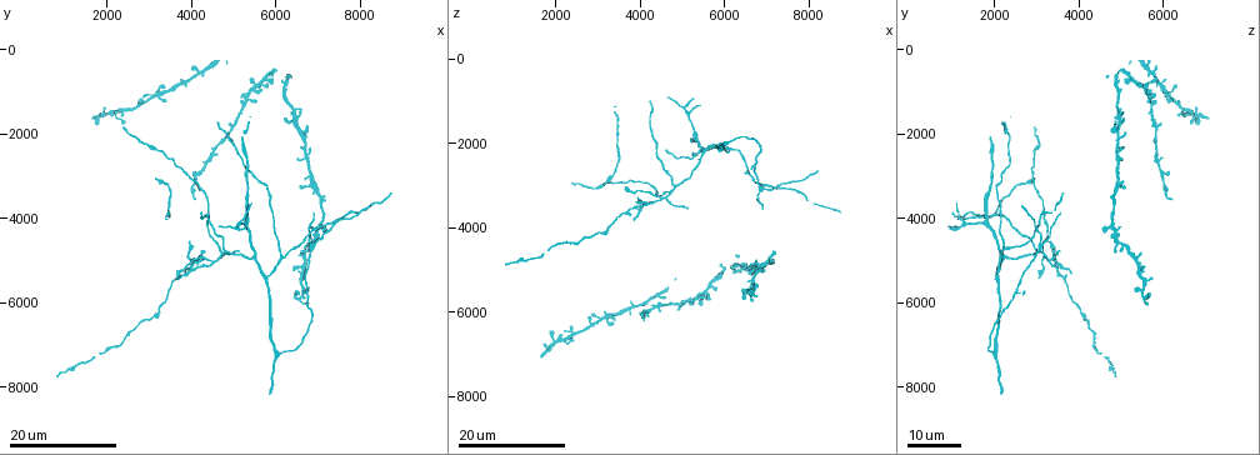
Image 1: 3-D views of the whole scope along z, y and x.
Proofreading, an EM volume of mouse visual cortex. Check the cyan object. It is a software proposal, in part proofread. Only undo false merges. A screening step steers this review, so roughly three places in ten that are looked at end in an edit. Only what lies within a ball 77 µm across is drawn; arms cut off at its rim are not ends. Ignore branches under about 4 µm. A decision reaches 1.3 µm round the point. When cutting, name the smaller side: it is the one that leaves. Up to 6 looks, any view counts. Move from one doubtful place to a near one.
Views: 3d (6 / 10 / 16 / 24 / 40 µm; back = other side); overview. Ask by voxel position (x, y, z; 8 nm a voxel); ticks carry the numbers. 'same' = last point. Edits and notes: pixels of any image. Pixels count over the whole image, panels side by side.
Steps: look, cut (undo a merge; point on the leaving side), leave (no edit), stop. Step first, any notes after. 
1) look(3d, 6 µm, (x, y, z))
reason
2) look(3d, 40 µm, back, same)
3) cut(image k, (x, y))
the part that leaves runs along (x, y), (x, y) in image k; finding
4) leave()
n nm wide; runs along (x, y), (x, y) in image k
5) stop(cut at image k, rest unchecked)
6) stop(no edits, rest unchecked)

look(3d, 24 µm, (5800, 5450, 2100))
three-way junction

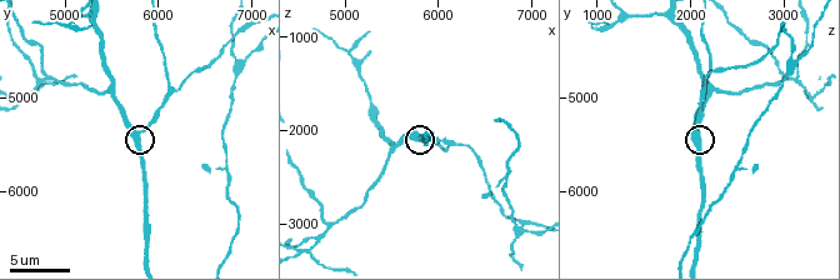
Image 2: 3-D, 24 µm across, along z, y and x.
look(3d, 6 µm, (5800, 5350, 2050))
closer look

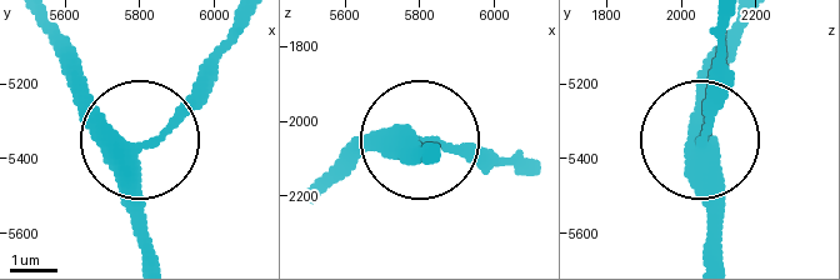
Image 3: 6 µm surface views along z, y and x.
leave()
360 nm wide; runs along (716, 254), (700, 135), (724, 31) in image 3; one neuron here

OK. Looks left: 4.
look(3d, 10 µm, (5500, 4950, 2250))

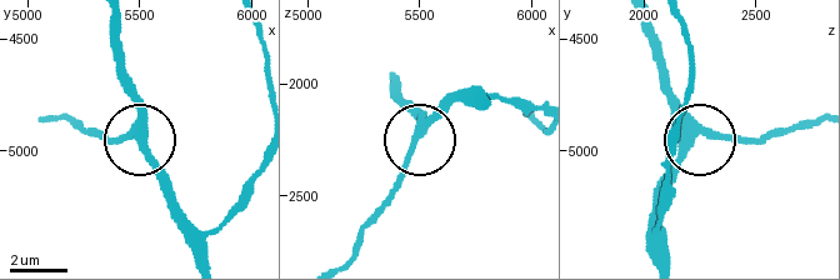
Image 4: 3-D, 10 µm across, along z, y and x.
look(3d, 10 µm, back, (5470, 4920, 2270))

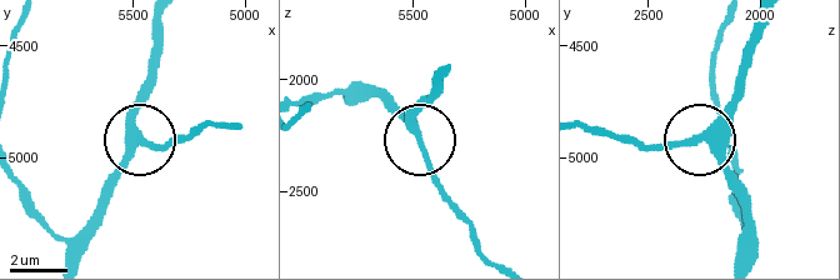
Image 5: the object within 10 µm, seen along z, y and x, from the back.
leave()
runs along (64, 255), (140, 138), (140, 93) in image 5; all the same neuron

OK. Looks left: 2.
look(3d, 10 µm, (6150, 4900, 2150))

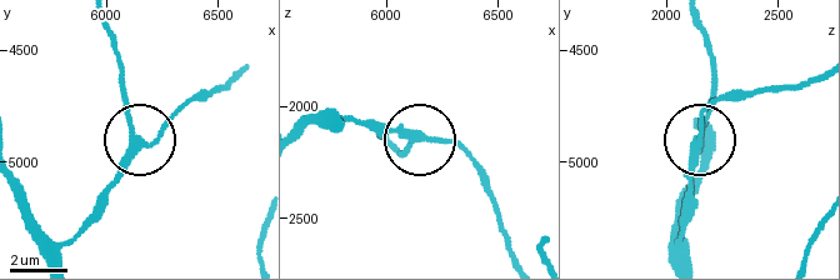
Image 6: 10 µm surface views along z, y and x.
leave()
runs along (343, 125), (358, 120), (450, 139), (476, 158) in image 6; one neuron here

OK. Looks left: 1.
stop(no edits, rest unchecked)

